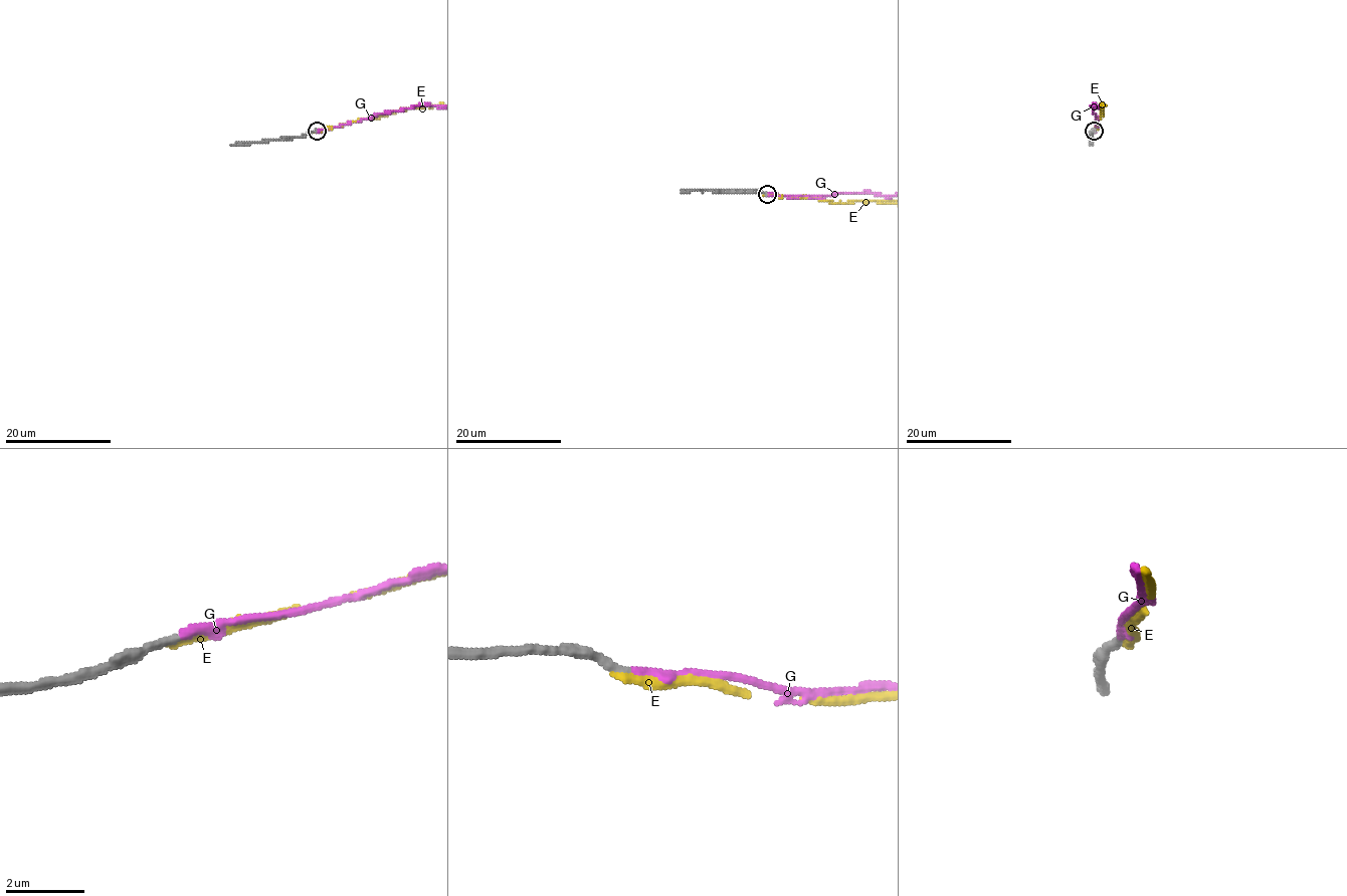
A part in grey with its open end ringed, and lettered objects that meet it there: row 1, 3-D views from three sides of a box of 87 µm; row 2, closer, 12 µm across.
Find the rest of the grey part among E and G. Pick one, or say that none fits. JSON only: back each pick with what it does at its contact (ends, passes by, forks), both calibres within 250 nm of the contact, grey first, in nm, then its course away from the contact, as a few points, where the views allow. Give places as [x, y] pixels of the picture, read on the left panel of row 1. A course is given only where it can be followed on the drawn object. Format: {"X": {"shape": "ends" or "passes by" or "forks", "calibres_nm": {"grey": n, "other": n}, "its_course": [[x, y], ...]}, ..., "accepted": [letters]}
{"G": {"shape": "ends", "calibres_nm": {"grey": 200, "other": 240}}, "accepted": ["G"]}

